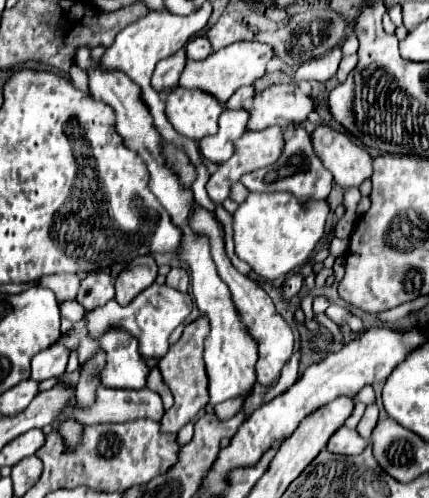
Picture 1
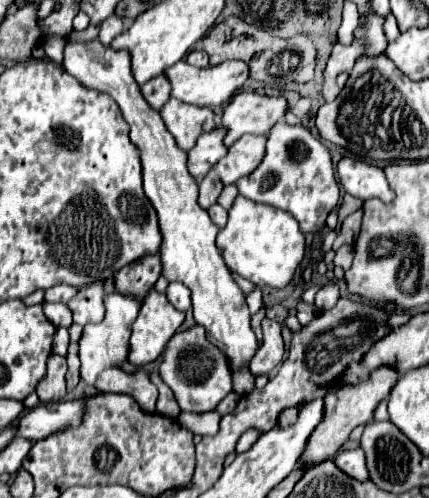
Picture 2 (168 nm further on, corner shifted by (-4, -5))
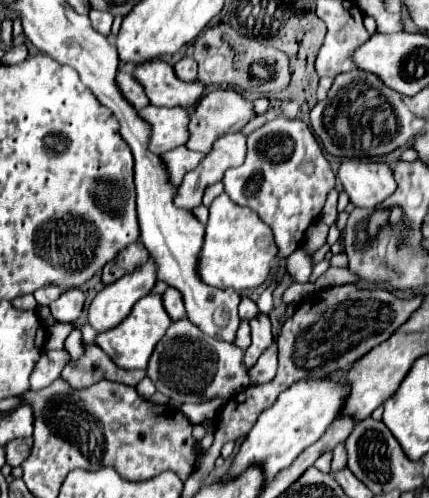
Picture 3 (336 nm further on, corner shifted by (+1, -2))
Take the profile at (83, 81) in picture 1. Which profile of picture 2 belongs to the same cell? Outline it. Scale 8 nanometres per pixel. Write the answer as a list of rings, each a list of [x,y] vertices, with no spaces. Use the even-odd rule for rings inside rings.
[[[46,36],[41,41],[45,55],[51,61],[62,65],[65,38],[60,36]]]

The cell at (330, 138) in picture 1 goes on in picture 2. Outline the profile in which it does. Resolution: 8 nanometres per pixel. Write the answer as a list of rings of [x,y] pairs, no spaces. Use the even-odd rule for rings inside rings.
[[[347,156],[337,164],[337,172],[347,194],[361,200],[371,198],[379,198],[383,202],[393,200],[393,190],[389,188],[385,172],[381,168],[361,162],[355,156]]]

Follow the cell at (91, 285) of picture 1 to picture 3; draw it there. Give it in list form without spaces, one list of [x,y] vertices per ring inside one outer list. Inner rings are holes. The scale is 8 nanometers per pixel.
[[[78,287],[68,289],[68,291],[62,293],[60,299],[56,299],[50,305],[50,313],[56,321],[74,323],[84,311],[84,301],[86,301],[86,295],[84,295],[82,289],[78,289]]]

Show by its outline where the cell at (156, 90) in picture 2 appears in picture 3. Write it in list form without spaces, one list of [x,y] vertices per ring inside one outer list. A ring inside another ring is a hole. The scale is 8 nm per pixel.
[[[118,71],[118,77],[116,77],[118,85],[120,85],[120,91],[124,93],[124,97],[128,97],[128,101],[132,101],[132,105],[136,109],[144,109],[150,101],[146,97],[146,91],[144,87],[134,79],[132,73],[126,73],[126,71]]]

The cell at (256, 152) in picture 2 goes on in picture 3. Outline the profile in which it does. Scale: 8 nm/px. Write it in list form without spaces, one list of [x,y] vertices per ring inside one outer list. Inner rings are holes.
[[[228,135],[220,137],[216,145],[212,147],[212,153],[196,167],[188,177],[184,177],[178,195],[176,205],[184,209],[194,209],[202,203],[204,189],[208,185],[214,185],[222,181],[224,171],[236,165],[242,165],[246,157],[246,135]]]

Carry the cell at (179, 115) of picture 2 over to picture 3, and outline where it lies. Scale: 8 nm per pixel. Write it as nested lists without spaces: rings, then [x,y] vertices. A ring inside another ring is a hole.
[[[148,105],[140,111],[140,117],[152,125],[150,149],[154,153],[166,153],[176,145],[188,141],[190,113],[184,107],[156,107]]]

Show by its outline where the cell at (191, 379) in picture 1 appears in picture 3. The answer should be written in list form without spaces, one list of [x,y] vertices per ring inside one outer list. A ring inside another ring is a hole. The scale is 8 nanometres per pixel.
[[[188,319],[172,323],[148,363],[148,377],[156,389],[166,395],[172,403],[206,403],[210,399],[228,399],[240,389],[248,387],[246,367],[242,363],[244,351],[234,343],[218,341],[196,329]]]

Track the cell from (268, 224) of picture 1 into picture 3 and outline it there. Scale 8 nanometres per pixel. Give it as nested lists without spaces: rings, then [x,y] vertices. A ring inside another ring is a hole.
[[[226,193],[214,199],[210,205],[210,219],[206,223],[206,239],[198,265],[204,283],[220,289],[232,287],[236,291],[254,289],[268,279],[276,257],[278,247],[272,229],[260,221],[250,207],[236,205]]]

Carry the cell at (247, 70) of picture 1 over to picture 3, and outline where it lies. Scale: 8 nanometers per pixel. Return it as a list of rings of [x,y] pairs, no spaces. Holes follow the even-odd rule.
[[[150,61],[134,69],[134,77],[144,85],[152,105],[160,107],[194,107],[206,91],[202,81],[182,81],[166,61]]]

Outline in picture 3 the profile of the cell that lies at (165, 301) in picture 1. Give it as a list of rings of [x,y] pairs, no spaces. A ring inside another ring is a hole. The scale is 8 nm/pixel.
[[[150,293],[150,295],[142,297],[134,305],[134,309],[126,317],[126,321],[122,321],[118,327],[114,327],[110,331],[98,333],[96,343],[122,369],[146,369],[148,359],[150,359],[152,351],[154,351],[154,345],[164,337],[164,333],[170,327],[170,323],[172,323],[172,319],[168,317],[168,313],[166,313],[166,309],[162,305],[162,297],[158,293]]]

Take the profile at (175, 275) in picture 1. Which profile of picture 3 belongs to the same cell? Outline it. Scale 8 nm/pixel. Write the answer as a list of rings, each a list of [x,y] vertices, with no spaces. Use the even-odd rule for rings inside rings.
[[[168,287],[162,295],[162,301],[164,301],[164,307],[170,315],[172,321],[178,321],[186,315],[186,309],[184,309],[184,303],[182,303],[182,297],[180,297],[180,291],[174,289],[174,287]]]

